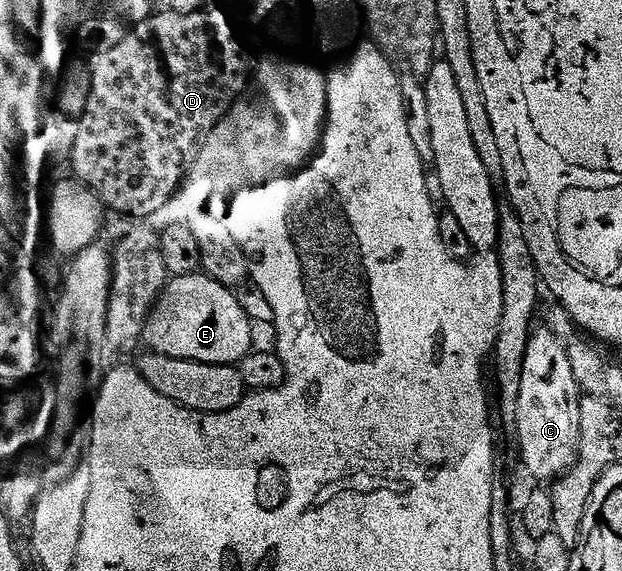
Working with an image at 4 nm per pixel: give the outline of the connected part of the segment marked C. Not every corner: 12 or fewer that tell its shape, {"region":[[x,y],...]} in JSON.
{"region":[[530,332],[516,407],[522,463],[557,481],[578,459],[584,395],[564,339]]}

